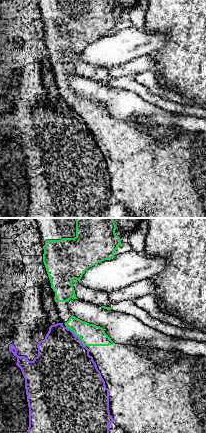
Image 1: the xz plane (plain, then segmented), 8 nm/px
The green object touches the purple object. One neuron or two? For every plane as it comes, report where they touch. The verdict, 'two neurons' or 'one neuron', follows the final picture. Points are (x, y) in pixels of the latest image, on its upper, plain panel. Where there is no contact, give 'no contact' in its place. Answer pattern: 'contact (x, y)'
contact (77, 111)

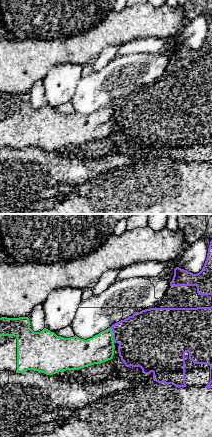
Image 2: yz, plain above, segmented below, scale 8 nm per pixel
contact (112, 111)

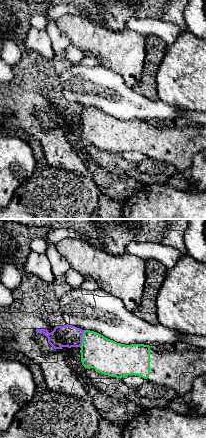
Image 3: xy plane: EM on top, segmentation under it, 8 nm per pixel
contact (82, 115)

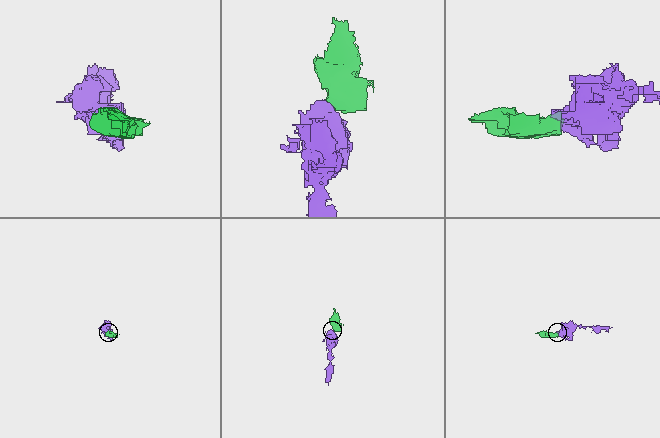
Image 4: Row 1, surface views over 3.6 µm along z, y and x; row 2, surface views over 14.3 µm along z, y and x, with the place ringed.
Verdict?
two neurons

